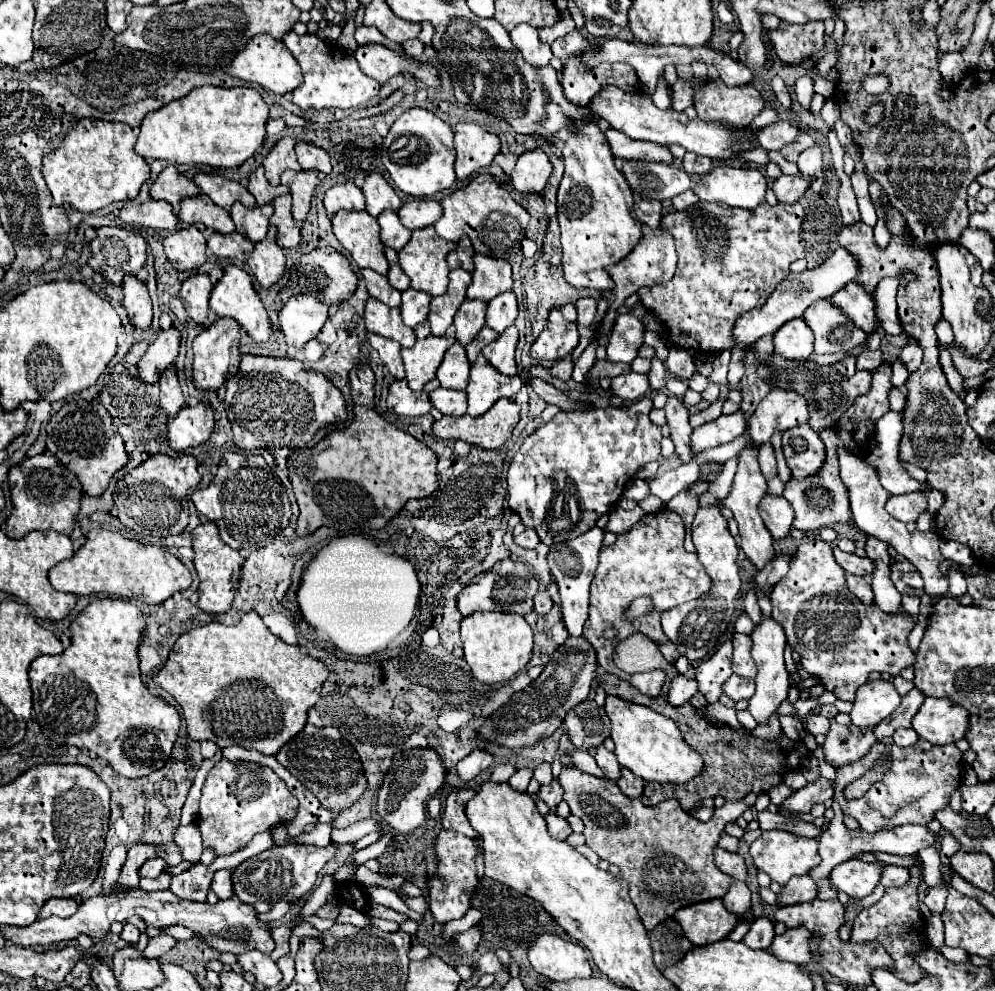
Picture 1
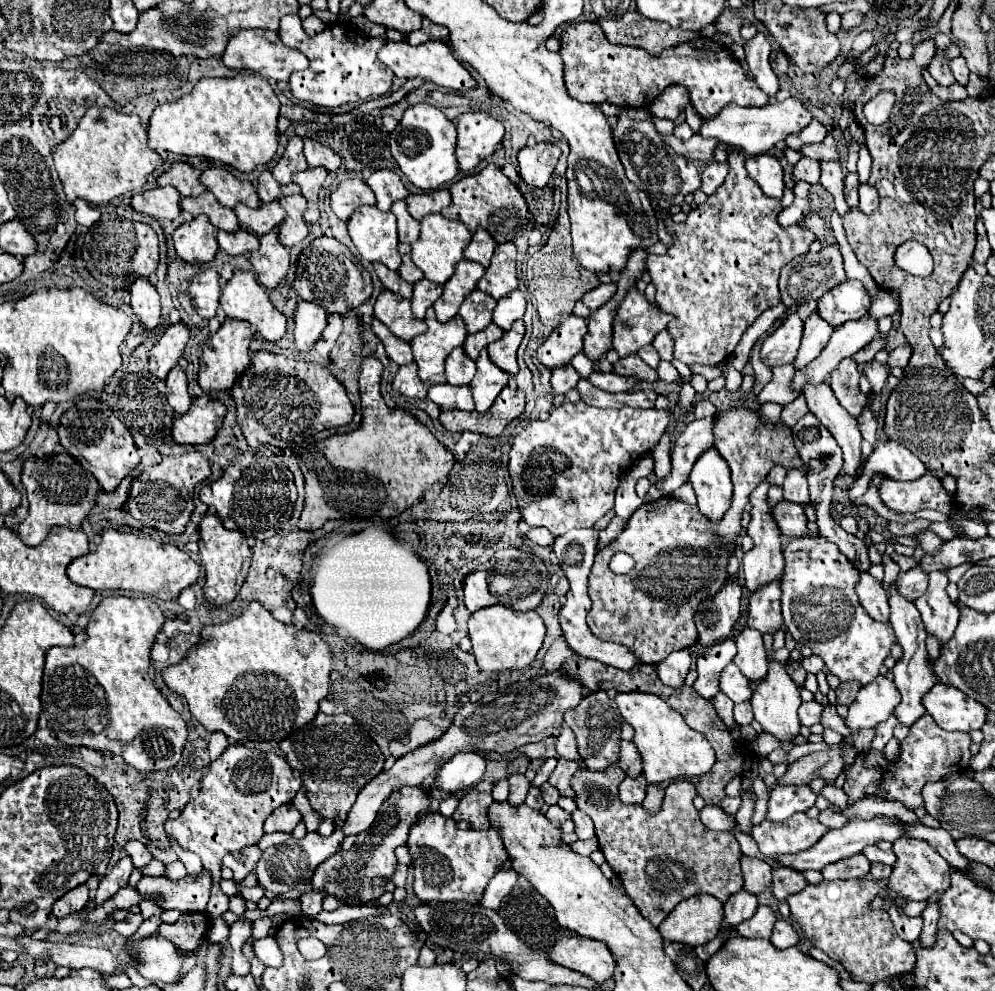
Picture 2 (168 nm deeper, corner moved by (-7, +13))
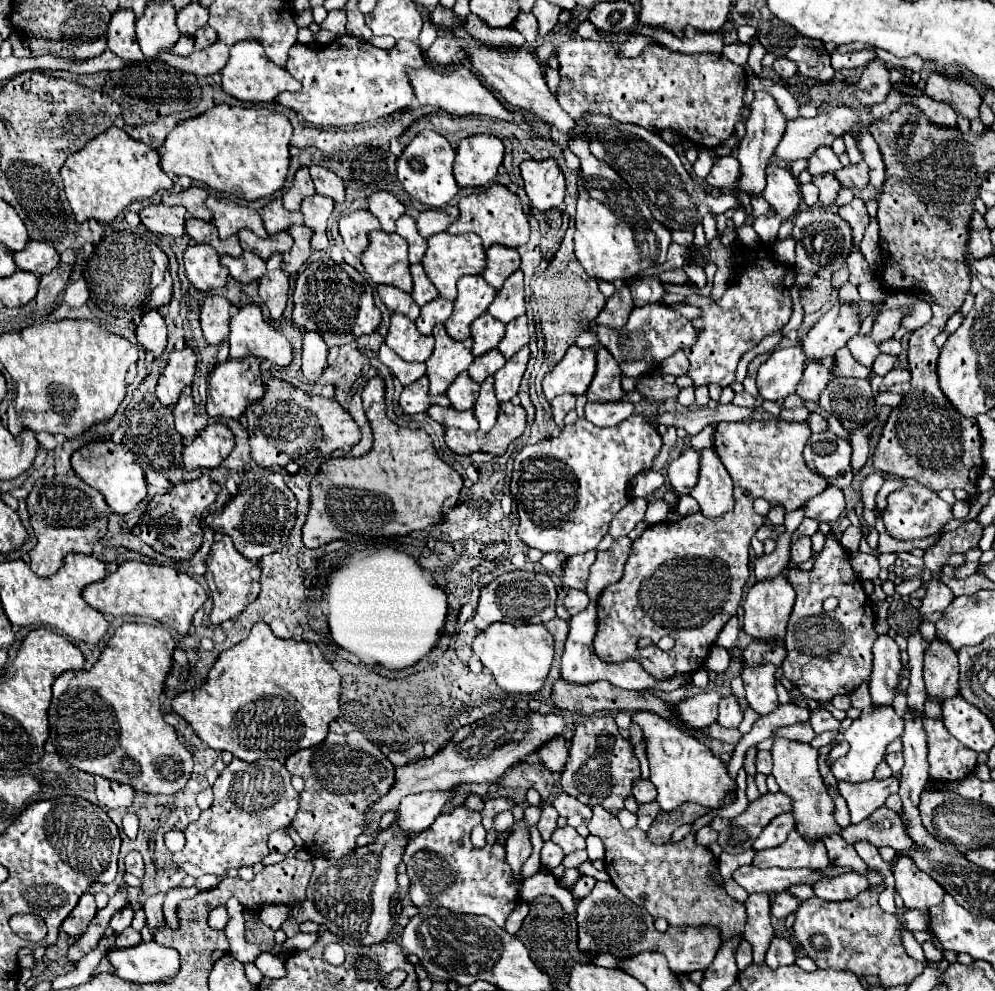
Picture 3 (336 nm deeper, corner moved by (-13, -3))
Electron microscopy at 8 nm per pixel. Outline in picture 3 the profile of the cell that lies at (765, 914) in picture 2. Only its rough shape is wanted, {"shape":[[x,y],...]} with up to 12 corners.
{"shape":[[747,940],[737,948],[739,970],[753,962],[753,948]]}

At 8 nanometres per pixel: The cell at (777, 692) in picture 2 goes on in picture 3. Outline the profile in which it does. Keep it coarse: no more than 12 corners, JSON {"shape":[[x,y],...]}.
{"shape":[[773,740],[773,776],[809,840],[841,828],[817,770],[819,752]]}

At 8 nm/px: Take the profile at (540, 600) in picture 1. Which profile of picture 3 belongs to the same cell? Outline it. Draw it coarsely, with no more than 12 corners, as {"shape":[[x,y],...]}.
{"shape":[[567,590],[565,608],[571,616],[587,606],[583,590]]}

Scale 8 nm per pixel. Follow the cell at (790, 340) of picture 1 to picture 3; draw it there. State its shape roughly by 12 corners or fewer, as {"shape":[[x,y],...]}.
{"shape":[[799,346],[773,350],[757,372],[759,396],[795,392],[807,356]]}

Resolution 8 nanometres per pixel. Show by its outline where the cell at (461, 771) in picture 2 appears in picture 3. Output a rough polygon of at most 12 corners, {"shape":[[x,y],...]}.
{"shape":[[421,792],[401,800],[397,822],[411,836],[429,828],[457,796]]}

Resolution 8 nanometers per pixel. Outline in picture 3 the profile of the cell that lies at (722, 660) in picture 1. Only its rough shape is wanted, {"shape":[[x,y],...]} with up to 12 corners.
{"shape":[[721,694],[689,696],[675,712],[689,728],[703,730],[717,720]]}

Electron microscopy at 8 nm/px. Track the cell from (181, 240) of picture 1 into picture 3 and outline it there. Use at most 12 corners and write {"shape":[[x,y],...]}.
{"shape":[[209,244],[185,250],[185,274],[197,290],[221,288],[229,270]]}

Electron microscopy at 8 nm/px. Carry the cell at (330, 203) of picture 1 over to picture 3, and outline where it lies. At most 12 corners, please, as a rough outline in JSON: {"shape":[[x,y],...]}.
{"shape":[[359,208],[339,220],[347,250],[359,256],[367,234],[381,226],[369,210]]}

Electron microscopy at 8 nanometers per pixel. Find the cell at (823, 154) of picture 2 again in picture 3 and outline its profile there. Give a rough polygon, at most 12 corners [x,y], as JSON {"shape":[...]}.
{"shape":[[865,162],[843,166],[833,176],[847,188],[865,188],[869,168]]}

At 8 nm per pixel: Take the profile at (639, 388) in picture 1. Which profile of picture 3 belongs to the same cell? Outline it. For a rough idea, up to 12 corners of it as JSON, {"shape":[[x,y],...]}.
{"shape":[[629,400],[587,402],[585,418],[599,428],[617,426],[633,414]]}

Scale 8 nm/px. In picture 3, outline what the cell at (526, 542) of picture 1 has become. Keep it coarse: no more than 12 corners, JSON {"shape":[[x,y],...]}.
{"shape":[[547,552],[541,558],[545,570],[561,568],[567,556],[561,552]]}

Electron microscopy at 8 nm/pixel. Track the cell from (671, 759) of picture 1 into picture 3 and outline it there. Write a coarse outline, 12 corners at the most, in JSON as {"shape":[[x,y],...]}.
{"shape":[[635,712],[661,810],[719,808],[723,762],[653,712]]}

